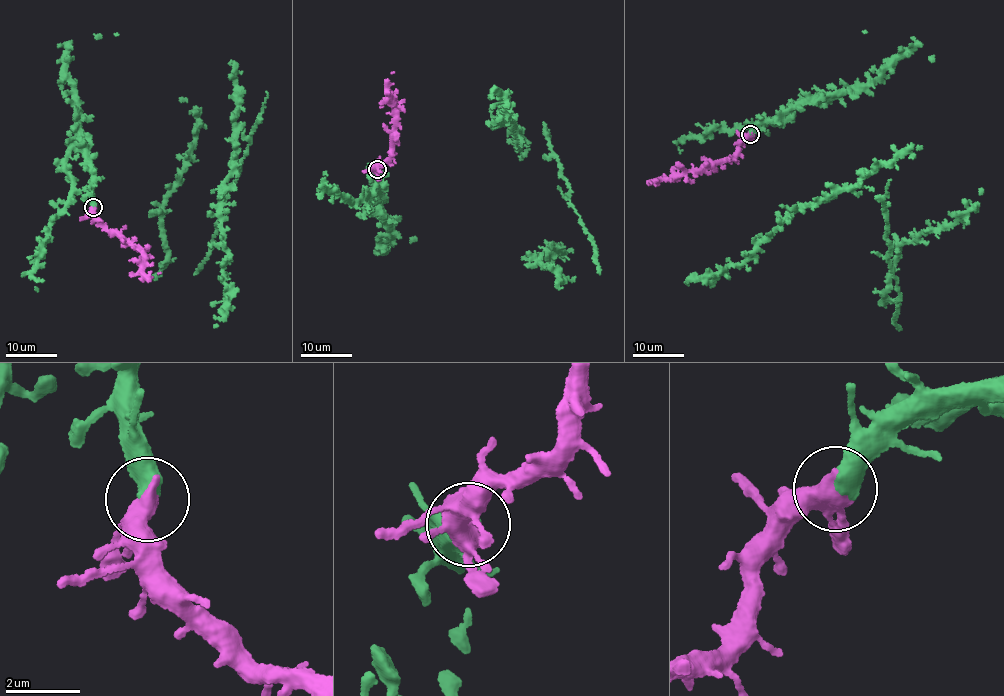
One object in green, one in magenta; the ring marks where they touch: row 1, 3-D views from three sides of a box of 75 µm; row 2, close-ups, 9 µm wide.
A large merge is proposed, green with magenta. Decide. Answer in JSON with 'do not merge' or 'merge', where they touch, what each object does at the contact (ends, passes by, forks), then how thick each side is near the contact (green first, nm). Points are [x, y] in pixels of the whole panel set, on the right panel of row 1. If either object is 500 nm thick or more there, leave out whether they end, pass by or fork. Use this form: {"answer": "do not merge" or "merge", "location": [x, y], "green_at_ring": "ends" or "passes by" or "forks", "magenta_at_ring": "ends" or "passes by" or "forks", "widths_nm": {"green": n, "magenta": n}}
{"answer": "merge", "location": [750, 134], "widths_nm": {"green": 550, "magenta": 480}}

